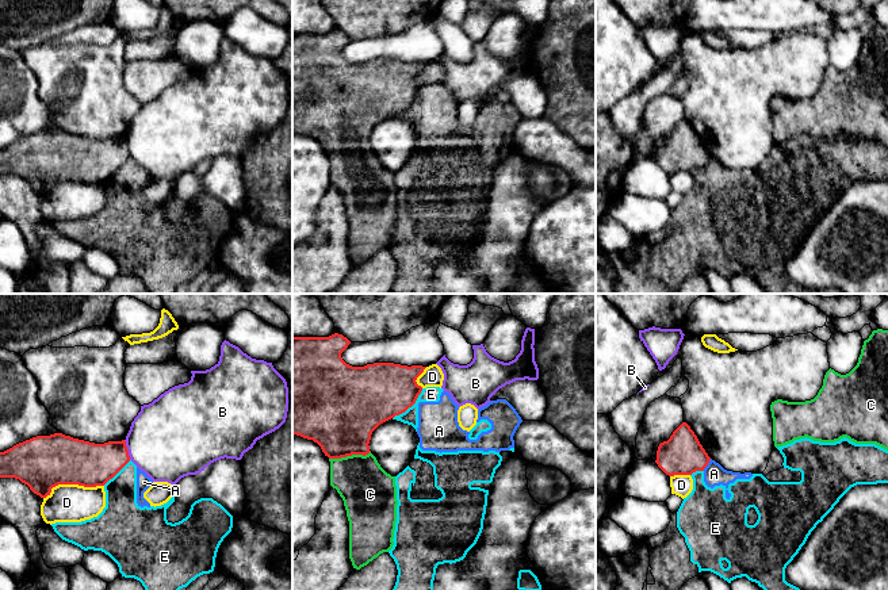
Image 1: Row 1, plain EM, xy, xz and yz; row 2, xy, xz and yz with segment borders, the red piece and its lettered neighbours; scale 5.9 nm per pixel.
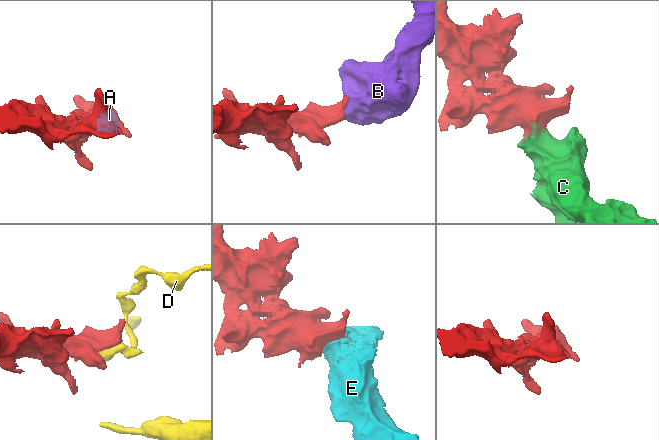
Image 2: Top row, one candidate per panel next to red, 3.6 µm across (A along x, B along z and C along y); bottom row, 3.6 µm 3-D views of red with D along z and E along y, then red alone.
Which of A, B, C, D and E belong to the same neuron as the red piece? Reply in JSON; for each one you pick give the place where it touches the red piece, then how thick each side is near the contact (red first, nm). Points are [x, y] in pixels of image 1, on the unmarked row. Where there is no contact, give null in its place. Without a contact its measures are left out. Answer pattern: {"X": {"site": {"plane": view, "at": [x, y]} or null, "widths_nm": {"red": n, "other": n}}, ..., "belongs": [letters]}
{"belongs": []}

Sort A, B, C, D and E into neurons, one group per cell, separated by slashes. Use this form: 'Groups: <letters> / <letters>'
Groups: A E / B / C / D

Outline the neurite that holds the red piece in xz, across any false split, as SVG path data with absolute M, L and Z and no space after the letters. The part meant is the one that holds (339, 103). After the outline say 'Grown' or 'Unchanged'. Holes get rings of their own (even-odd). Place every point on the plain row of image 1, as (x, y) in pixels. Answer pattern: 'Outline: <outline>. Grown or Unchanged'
Outline: M338 30L292 34L292 131L313 137L329 156L368 152L372 129L412 104L422 88L416 77L426 64L394 60L352 64L341 54L349 41Z. Unchanged

